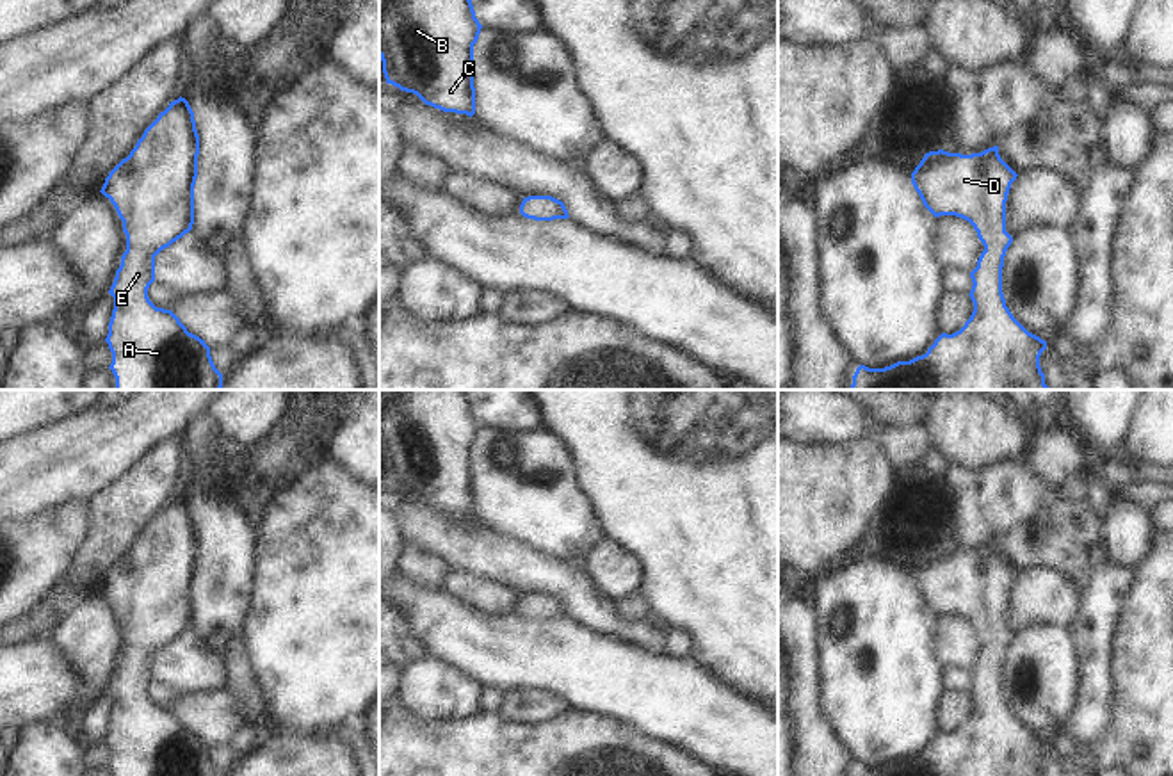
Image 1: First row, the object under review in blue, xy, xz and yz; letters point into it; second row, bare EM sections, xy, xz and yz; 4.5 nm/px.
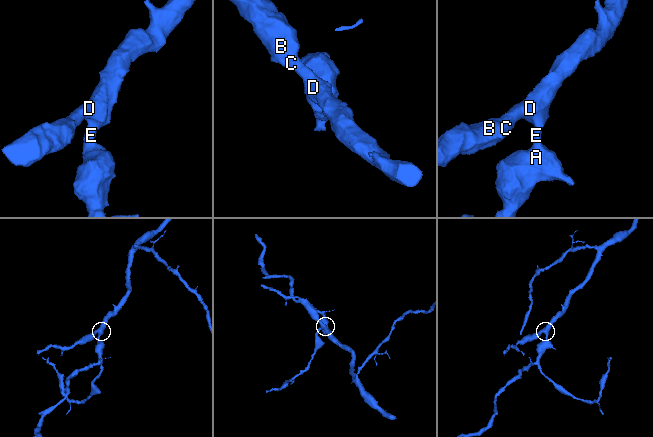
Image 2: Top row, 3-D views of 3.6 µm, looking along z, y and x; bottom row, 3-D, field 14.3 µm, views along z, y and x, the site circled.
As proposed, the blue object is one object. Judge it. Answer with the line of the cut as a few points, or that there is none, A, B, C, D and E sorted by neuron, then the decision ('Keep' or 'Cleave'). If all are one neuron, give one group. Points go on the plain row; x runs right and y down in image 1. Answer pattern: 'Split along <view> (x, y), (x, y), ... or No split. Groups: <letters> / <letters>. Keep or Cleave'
No split. Groups: A B C D E. Keep.

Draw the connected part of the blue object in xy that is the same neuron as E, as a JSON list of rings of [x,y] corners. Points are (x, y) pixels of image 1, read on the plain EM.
[[[180,495],[144,529],[100,589],[114,603],[126,634],[126,650],[109,689],[114,708],[105,740],[112,751],[109,767],[114,776],[222,776],[205,739],[189,732],[171,708],[157,707],[148,696],[155,680],[155,655],[192,628],[198,554],[194,511]]]

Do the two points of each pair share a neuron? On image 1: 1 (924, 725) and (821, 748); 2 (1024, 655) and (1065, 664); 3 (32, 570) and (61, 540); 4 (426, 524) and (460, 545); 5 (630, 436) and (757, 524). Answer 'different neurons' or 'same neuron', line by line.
1: different neurons
2: same neuron
3: same neuron
4: same neuron
5: same neuron

